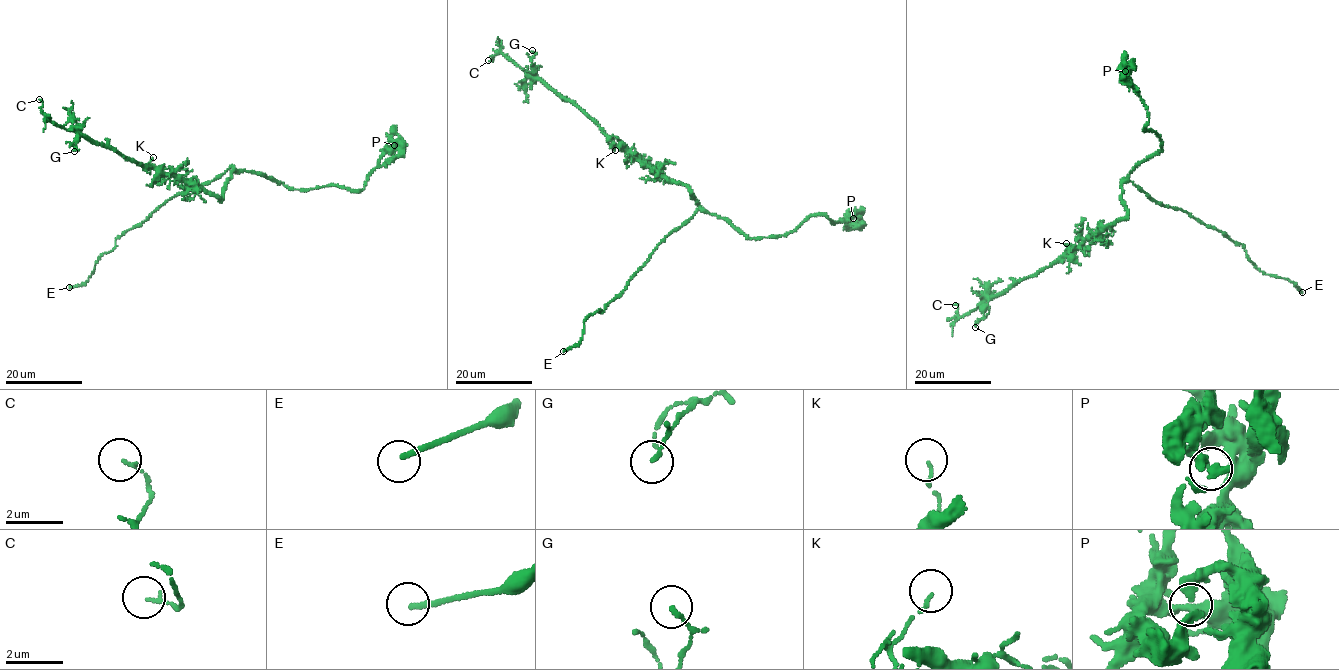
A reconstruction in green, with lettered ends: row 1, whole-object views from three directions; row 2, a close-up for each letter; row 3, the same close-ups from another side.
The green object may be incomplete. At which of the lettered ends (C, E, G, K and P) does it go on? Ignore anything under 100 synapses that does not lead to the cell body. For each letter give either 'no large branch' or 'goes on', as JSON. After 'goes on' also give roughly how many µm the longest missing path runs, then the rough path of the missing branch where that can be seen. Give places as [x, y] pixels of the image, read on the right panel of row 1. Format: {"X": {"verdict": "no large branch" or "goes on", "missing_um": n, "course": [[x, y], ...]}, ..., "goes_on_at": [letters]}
{"C": {"verdict": "no large branch"}, "E": {"verdict": "goes on", "missing_um": 7}, "G": {"verdict": "no large branch"}, "K": {"verdict": "no large branch"}, "P": {"verdict": "no large branch"}, "goes_on_at": ["E"]}

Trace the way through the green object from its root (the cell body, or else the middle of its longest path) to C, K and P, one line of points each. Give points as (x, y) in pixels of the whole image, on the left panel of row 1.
C: (226, 187), (221, 200), (128, 160), (79, 133), (53, 124), (47, 119), (39, 99)
K: (226, 187), (221, 200), (148, 168), (153, 157)
P: (226, 187), (239, 170), (300, 190), (331, 184), (358, 191), (399, 153), (399, 142), (394, 145)

